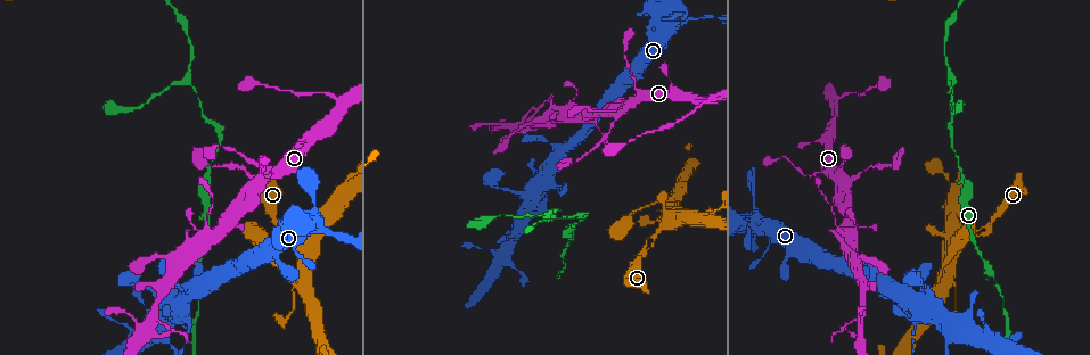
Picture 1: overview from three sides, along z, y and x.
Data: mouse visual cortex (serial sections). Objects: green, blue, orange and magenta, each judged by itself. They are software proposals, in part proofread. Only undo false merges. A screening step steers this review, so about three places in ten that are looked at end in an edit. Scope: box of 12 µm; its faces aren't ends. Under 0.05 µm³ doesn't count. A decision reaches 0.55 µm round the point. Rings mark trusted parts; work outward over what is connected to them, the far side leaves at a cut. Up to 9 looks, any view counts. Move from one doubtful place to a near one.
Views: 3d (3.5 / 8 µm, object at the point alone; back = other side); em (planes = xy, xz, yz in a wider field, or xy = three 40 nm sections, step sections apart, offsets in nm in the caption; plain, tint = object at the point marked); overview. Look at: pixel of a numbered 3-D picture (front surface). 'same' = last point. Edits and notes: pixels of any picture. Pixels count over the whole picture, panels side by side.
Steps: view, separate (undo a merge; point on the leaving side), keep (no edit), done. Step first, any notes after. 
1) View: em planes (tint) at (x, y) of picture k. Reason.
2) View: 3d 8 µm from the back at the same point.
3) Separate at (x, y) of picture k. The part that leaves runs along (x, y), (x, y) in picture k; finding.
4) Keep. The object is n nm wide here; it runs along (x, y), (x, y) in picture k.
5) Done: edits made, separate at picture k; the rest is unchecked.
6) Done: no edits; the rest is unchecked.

View: 3d 8 µm at (643, 13) of picture 1. Thin neck.

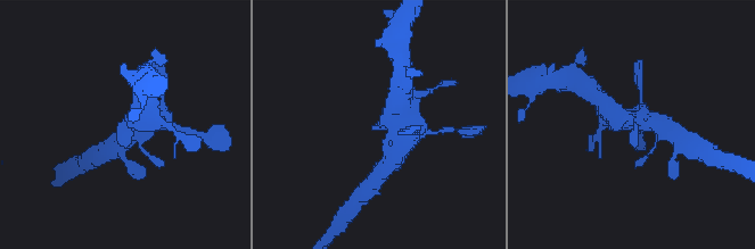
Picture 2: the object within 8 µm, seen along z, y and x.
View: em xy step 1 (tint) at (125, 124) of picture 2. Shape alone is not enough.

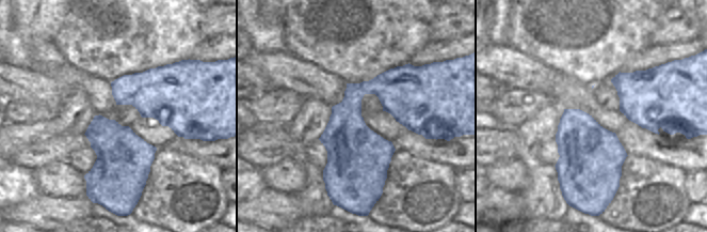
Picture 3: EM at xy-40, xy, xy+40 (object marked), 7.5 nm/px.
Keep. It runs along (154, 121), (126, 118), (128, 148) in picture 2; one cell here.

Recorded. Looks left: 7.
View: 3d 8 µm at (260, 185) of picture 1.

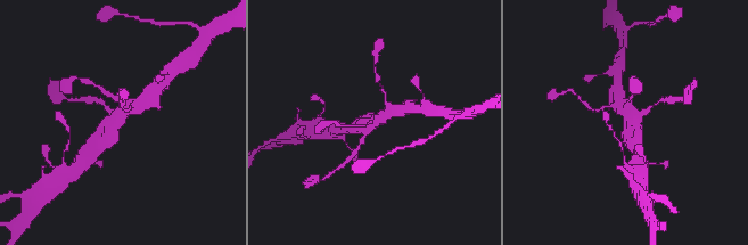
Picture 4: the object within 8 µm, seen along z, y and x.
View: 3d 3.5 µm at (118, 116) of picture 4.

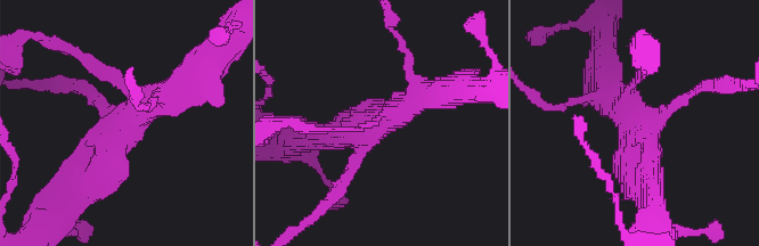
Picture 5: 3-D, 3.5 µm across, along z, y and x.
View: em xy step 5 (tint) at (631, 126) of picture 5. 4 arms meet here; the arms are 100, 150, 400, 450 nm wide; shape alone is not enough.

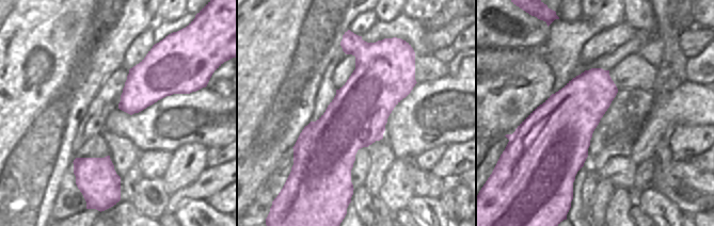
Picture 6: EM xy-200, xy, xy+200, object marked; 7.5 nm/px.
Keep. It runs along (187, 83), (86, 181) in picture 5; all the same cell.

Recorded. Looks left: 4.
View: 3d 3.5 µm at (549, 184) of picture 1. Small branch off a trunk.

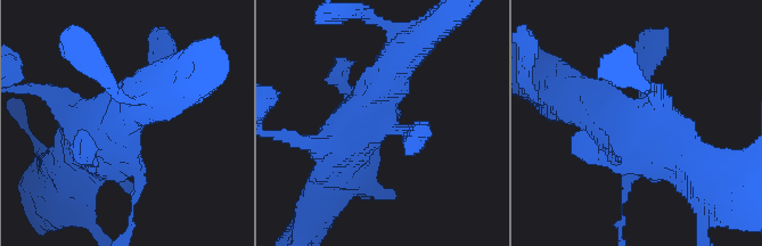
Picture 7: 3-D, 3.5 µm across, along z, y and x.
Keep. All the same cell.

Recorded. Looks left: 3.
View: 3d 3.5 µm from the back at (189, 81) of picture 1. Branch point.

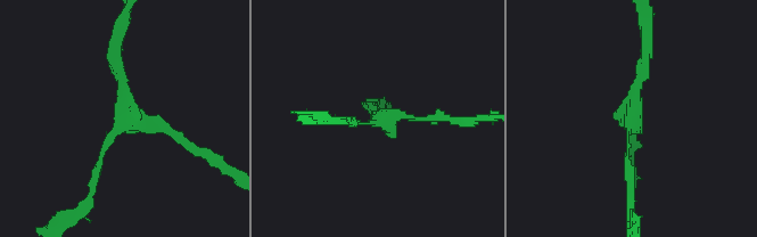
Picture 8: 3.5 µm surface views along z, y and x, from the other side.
View: em xy step 2 (tint) at (382, 118) of picture 8. 3 arms meet here; the arms are 100, 150, 150 nm wide.

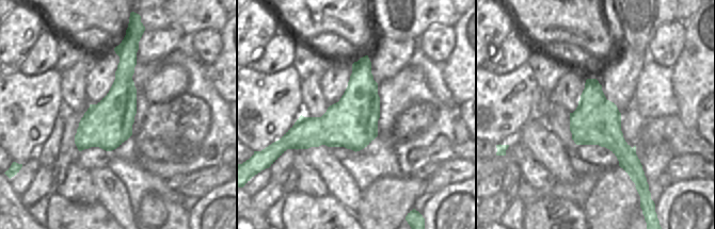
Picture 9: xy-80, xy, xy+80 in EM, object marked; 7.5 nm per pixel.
View: em planes (tint) at the same point.

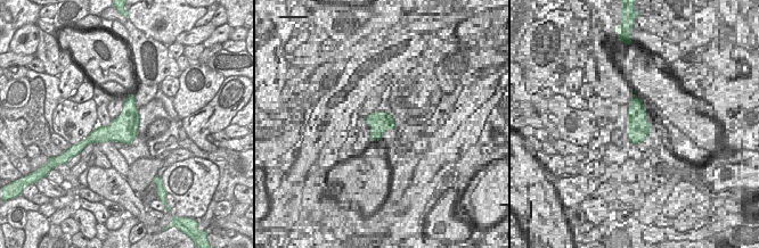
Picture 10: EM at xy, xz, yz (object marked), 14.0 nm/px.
Keep. It runs along (347, 121), (449, 117) in picture 8; all the same cell.

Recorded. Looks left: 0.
Done: no edits; the rest is unchecked.

